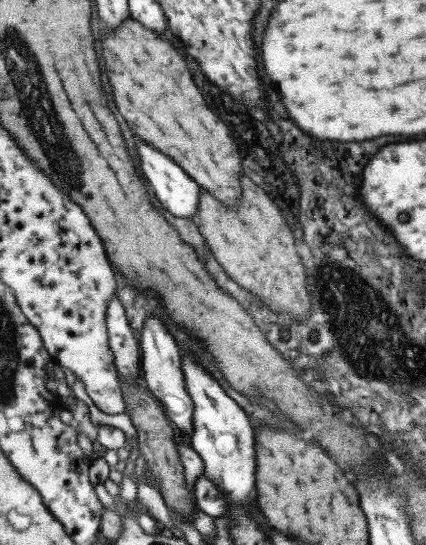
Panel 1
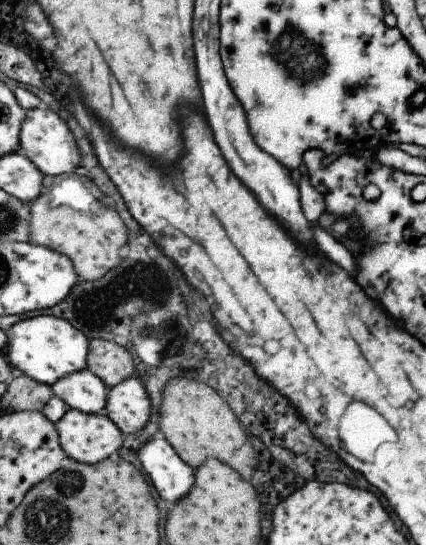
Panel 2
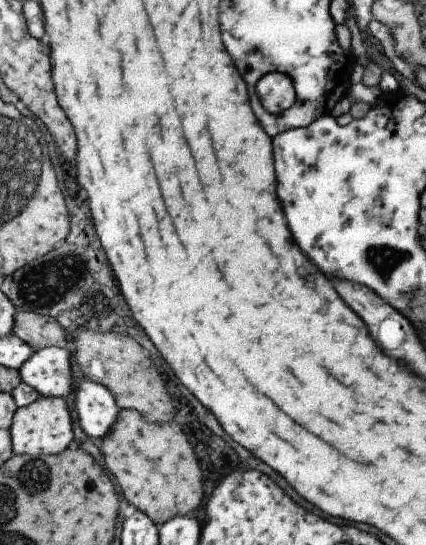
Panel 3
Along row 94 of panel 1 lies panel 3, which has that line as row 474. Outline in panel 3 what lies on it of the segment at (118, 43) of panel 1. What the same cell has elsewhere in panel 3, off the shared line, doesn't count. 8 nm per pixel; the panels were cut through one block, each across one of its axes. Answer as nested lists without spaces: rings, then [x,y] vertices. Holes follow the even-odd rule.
[[[120,409],[117,422],[101,446],[105,468],[113,474],[123,498],[159,527],[173,516],[193,512],[201,502],[201,472],[193,448],[177,424],[149,424],[135,410]]]

